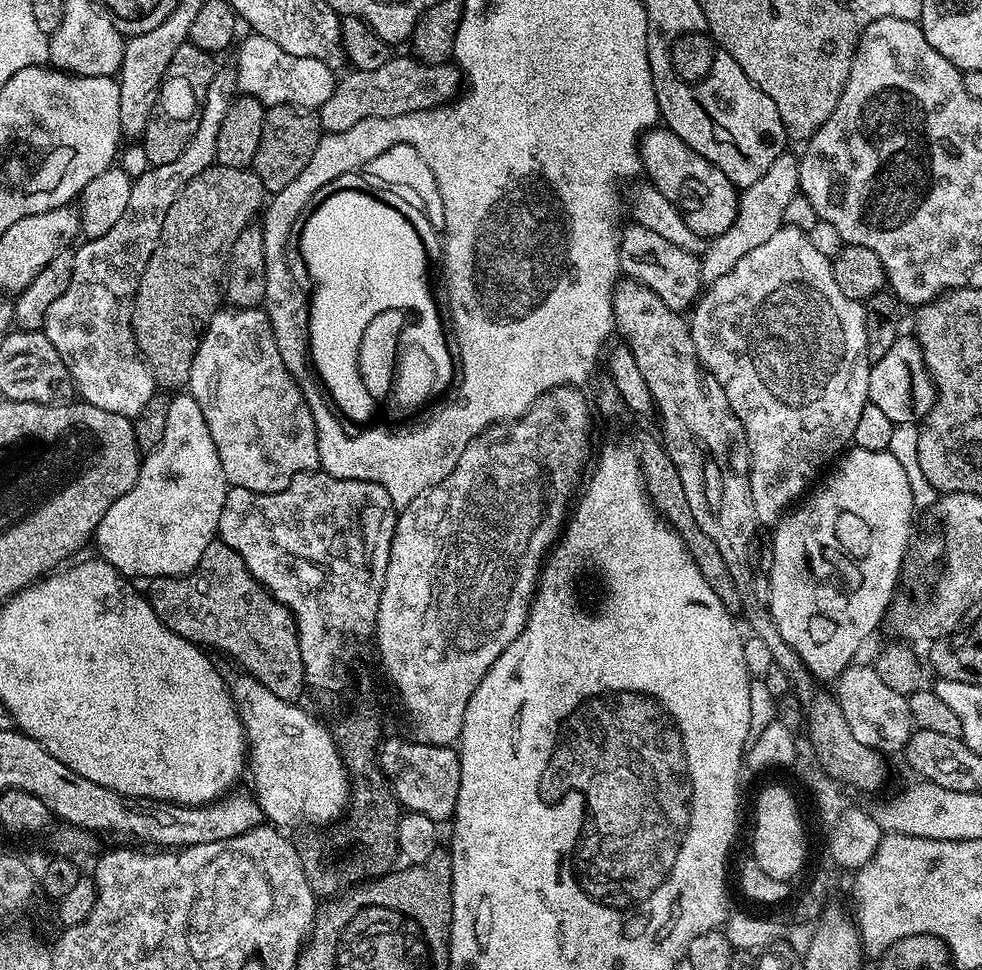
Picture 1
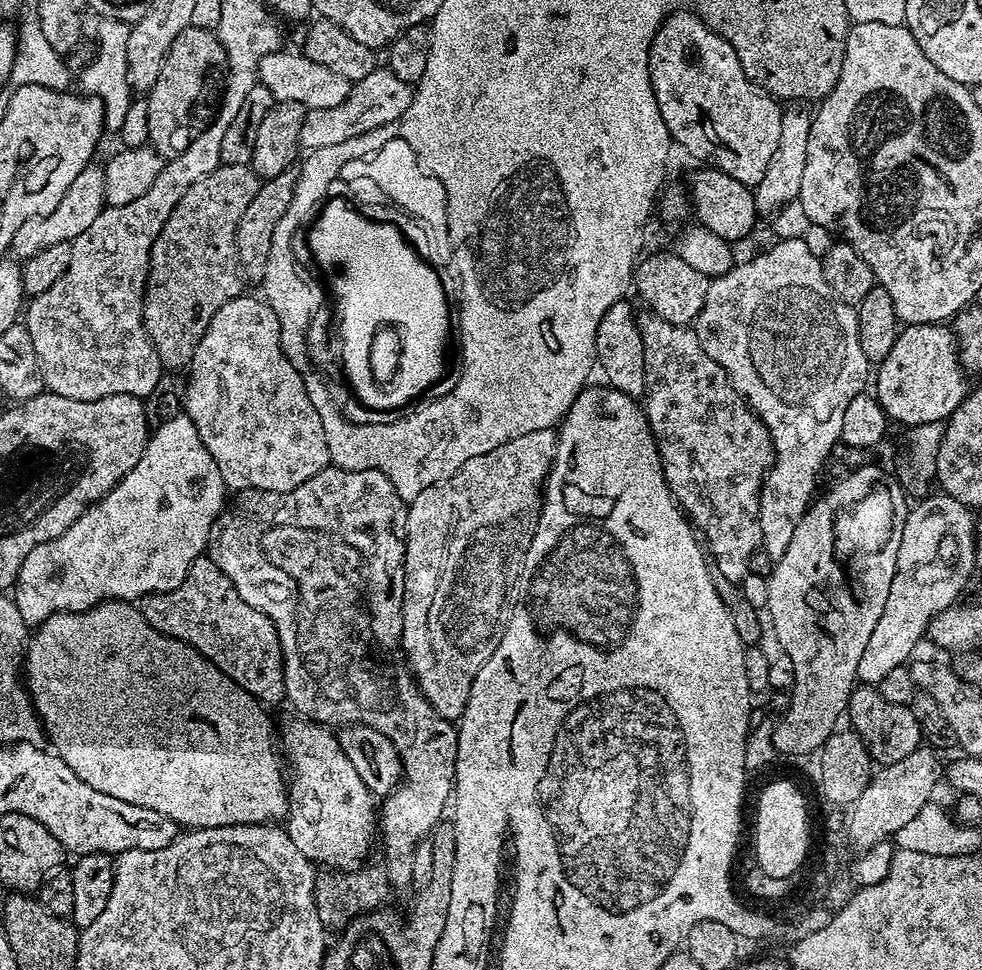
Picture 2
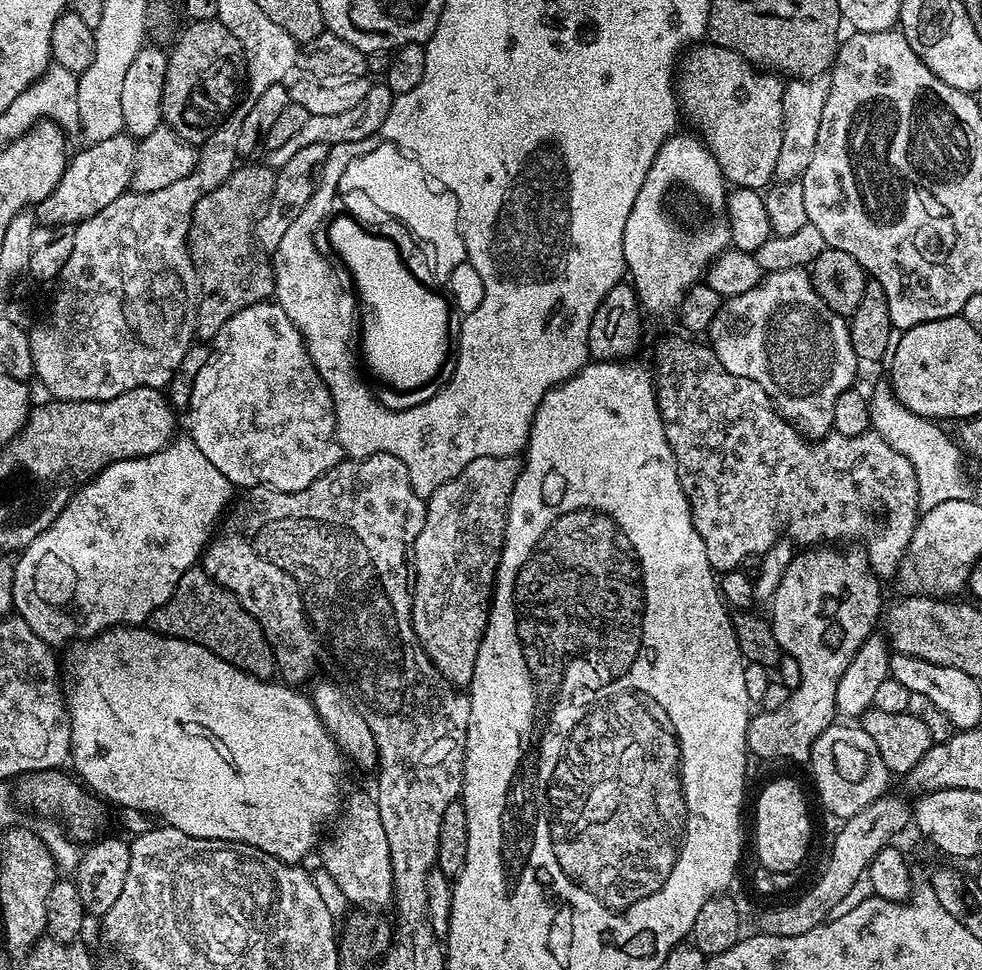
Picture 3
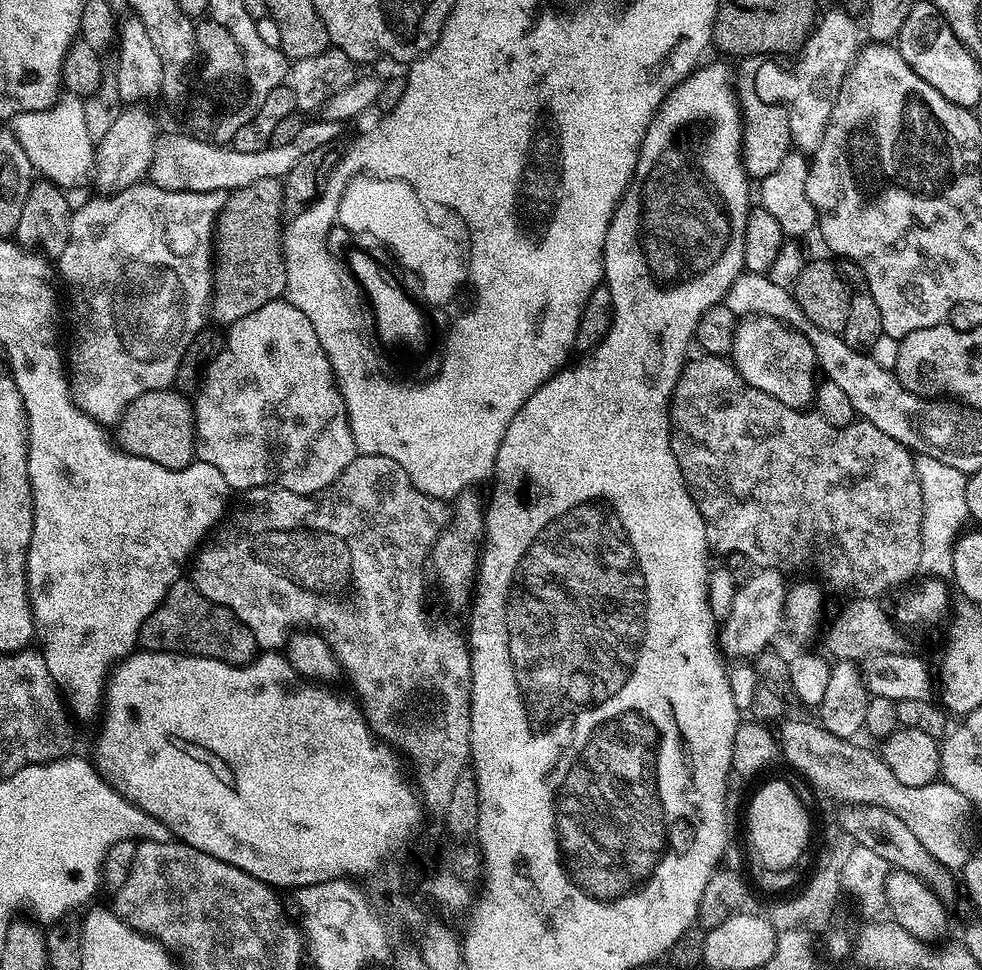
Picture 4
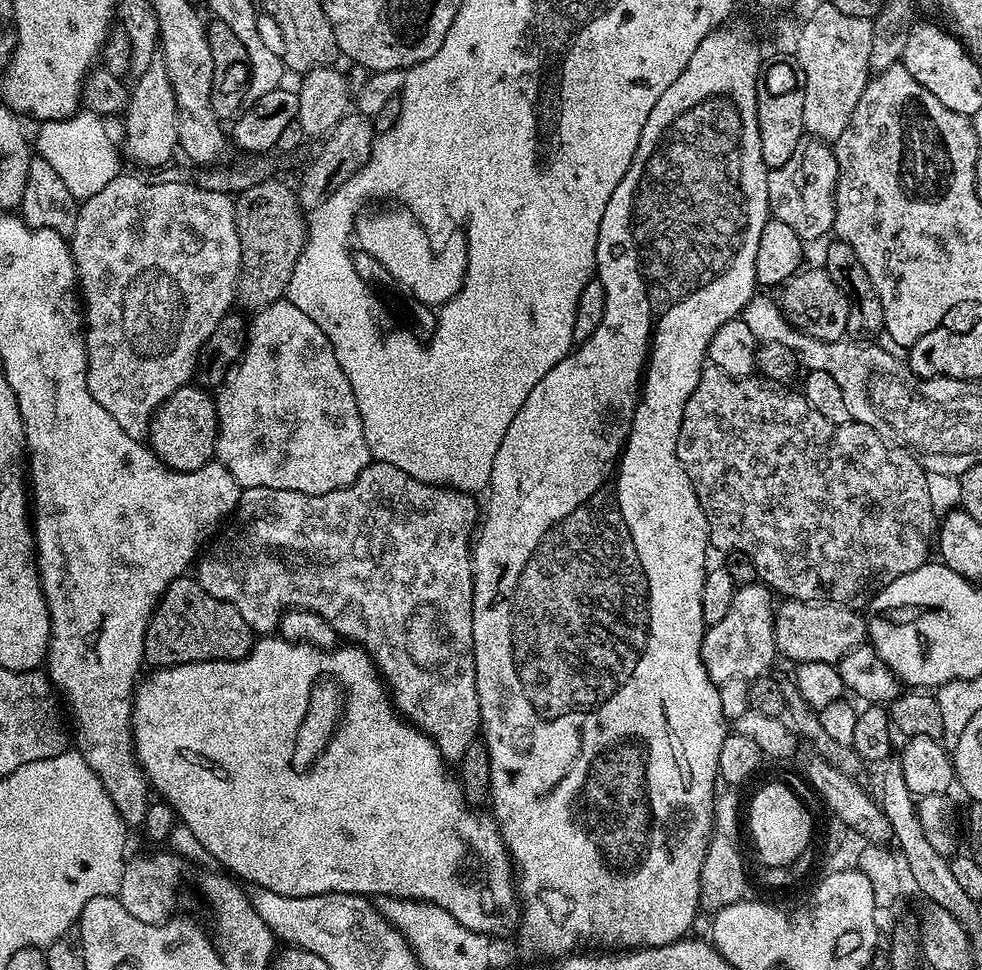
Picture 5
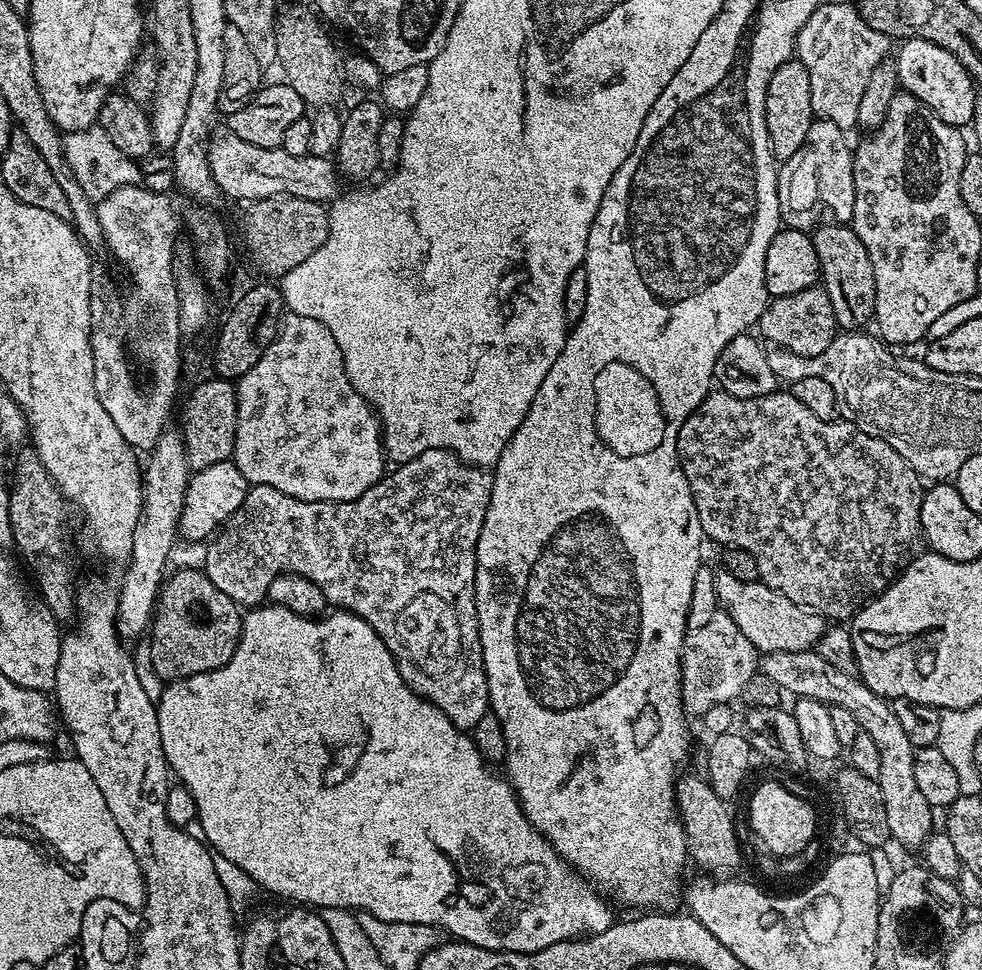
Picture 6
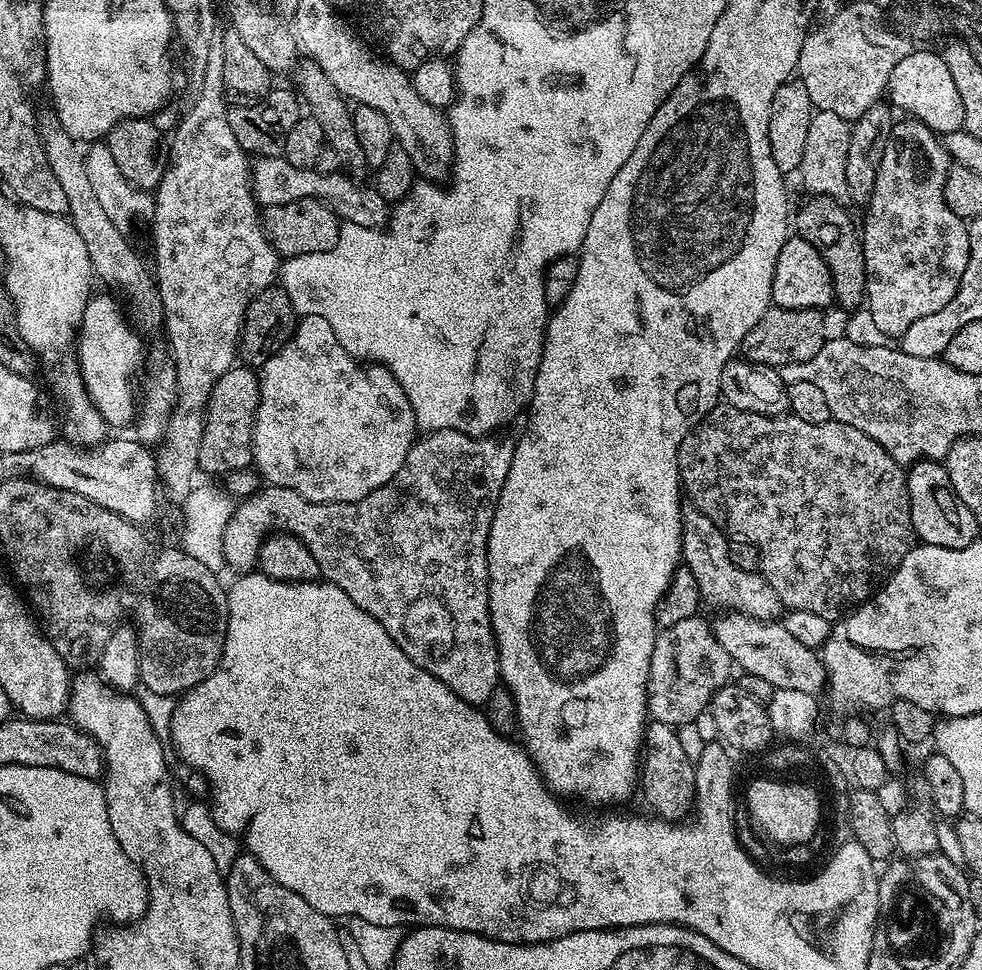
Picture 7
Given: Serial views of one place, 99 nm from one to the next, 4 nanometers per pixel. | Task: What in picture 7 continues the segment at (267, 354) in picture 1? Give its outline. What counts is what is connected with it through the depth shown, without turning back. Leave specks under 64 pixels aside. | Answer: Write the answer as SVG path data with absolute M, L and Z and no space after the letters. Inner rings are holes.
M300 316L294 334L284 343L282 350L273 352L268 361L259 365L260 404L256 408L256 417L252 423L252 464L255 471L269 485L294 490L310 502L353 504L366 498L366 494L378 490L378 486L386 486L386 482L390 482L390 478L394 478L394 474L398 474L402 462L406 462L406 454L412 449L414 435L418 430L416 415L406 398L404 388L396 381L396 375L393 372L388 368L376 366L371 369L373 371L371 376L364 368L367 367L361 366L353 360L351 354L340 345L338 338L334 338L334 330L330 330L330 322L326 322L326 318L318 318L317 316Z

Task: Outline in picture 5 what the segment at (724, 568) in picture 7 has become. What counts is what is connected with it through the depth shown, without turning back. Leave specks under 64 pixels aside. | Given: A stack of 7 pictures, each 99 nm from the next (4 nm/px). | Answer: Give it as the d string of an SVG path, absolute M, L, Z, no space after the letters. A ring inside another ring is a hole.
M785 599L784 605L775 609L776 651L781 657L785 656L793 662L824 662L835 665L852 648L863 645L866 640L866 620L855 608L848 608L845 604L826 604L823 602L805 602L802 600Z

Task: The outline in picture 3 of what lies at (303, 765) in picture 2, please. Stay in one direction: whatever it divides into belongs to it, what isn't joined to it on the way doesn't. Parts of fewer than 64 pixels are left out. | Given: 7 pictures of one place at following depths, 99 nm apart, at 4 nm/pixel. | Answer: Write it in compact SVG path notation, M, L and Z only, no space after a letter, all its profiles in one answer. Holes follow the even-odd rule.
M356 792L352 797L347 797L339 817L340 825L336 828L336 836L340 844L328 844L324 848L324 862L322 868L334 878L340 890L344 893L347 903L356 904L357 909L370 914L380 914L384 908L391 907L393 903L393 878L390 866L390 846L386 846L386 830L382 830L382 818L378 814L378 806L371 795L364 792Z

